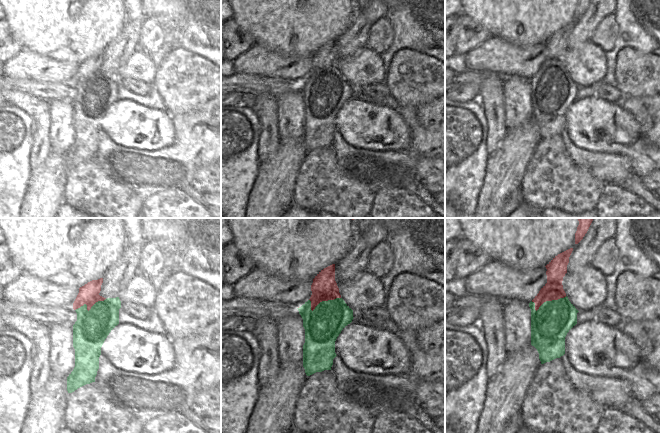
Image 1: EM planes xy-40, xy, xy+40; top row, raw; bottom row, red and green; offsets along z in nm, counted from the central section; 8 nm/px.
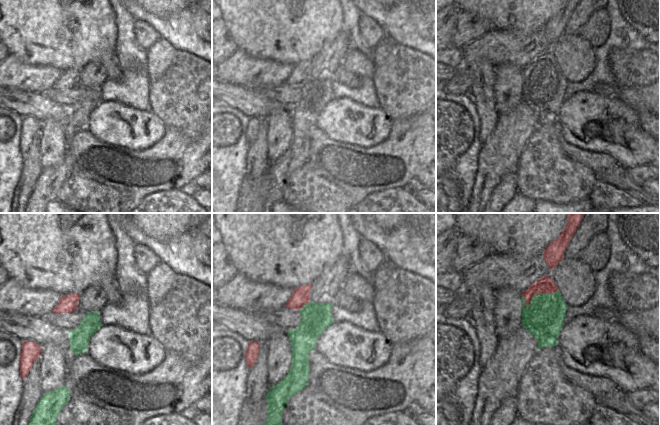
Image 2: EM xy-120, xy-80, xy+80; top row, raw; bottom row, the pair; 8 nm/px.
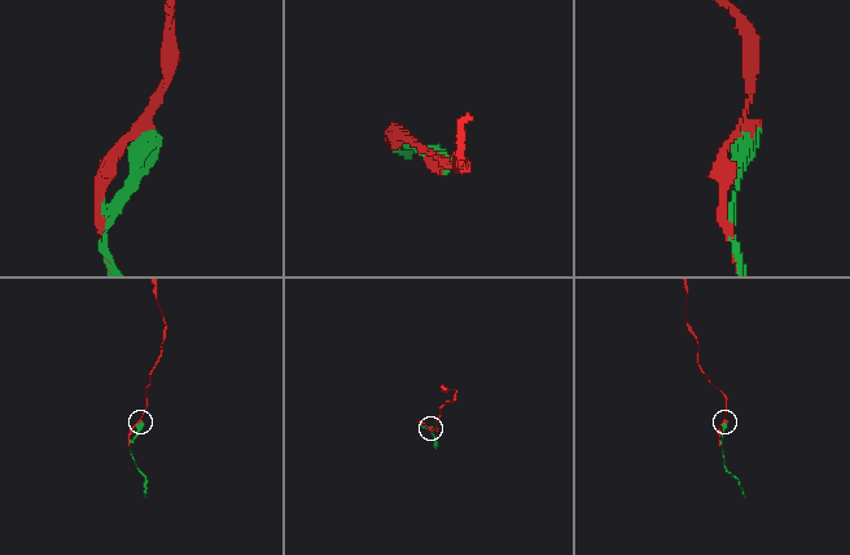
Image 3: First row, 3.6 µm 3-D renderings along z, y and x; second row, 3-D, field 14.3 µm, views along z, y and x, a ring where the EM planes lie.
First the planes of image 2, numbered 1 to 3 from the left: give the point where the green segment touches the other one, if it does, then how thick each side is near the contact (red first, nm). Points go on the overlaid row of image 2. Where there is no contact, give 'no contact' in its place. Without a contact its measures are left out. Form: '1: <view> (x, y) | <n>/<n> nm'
1: no contact
2: xy-80 (305, 304) | 140/240 nm
3: xy+80 (536, 294) | 140/320 nm

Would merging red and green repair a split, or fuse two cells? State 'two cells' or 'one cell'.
two cells

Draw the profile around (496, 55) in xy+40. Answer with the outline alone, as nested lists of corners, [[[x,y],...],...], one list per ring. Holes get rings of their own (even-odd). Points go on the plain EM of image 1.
[[[491,36],[465,55],[465,65],[467,70],[474,72],[492,72],[503,78],[518,76],[529,80],[547,59],[546,47],[545,42],[532,46],[516,46],[502,38]]]

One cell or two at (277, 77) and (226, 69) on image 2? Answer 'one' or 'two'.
one

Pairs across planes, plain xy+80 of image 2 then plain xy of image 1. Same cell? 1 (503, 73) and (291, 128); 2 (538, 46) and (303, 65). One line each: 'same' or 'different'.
1: same
2: same

